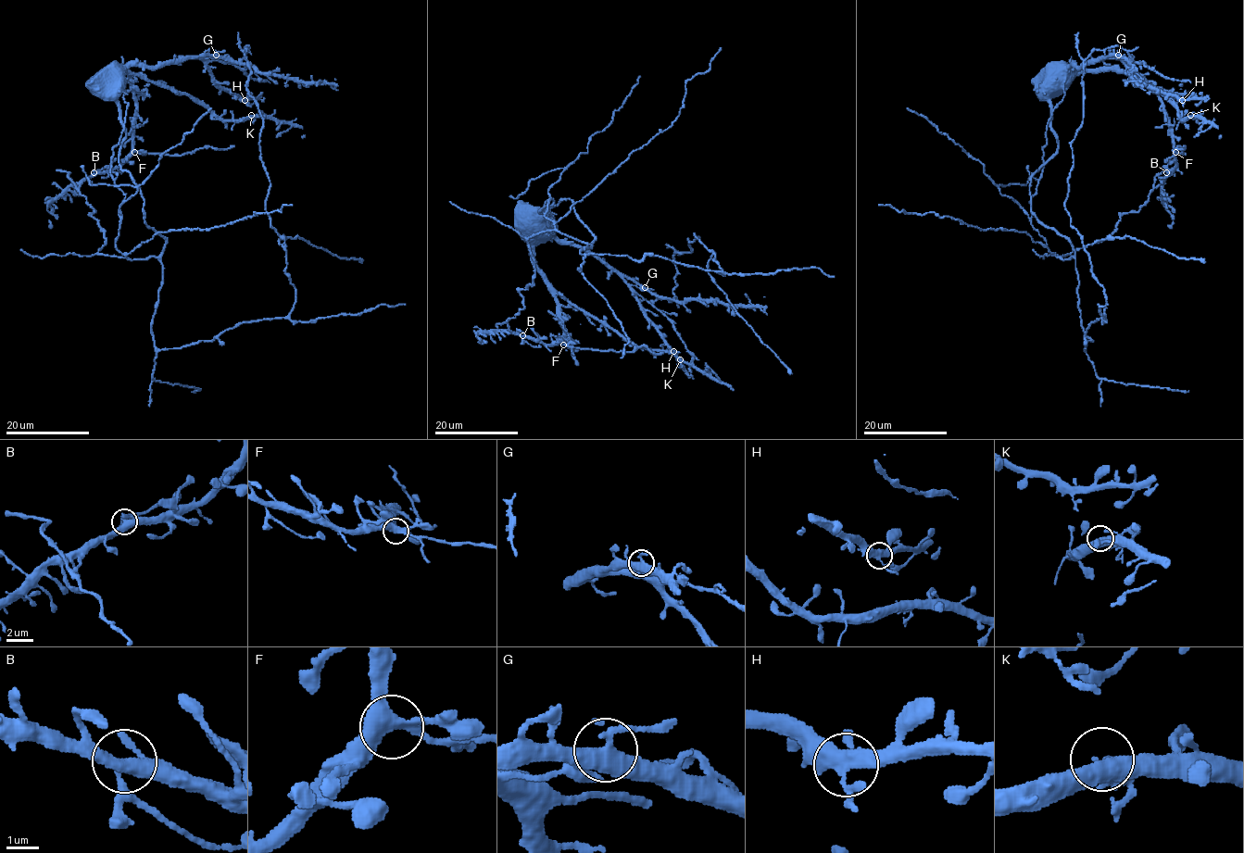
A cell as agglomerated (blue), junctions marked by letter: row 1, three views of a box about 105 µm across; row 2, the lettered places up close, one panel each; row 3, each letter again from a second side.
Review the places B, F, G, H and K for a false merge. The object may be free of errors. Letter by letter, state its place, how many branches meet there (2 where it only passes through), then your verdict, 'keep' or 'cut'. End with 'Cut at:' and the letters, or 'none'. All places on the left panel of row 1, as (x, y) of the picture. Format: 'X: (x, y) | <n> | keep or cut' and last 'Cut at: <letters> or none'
B: (94, 172) | 4 | keep
F: (134, 152) | 4 | cut
G: (216, 55) | 4 | keep
H: (245, 100) | 4 | keep
K: (251, 115) | 4 | keep
Cut at: F

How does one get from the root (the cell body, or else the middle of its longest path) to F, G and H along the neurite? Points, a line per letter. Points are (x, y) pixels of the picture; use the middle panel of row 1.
F: (542, 230), (546, 234), (534, 247), (534, 259), (558, 306), (558, 316), (565, 332), (563, 345)
G: (542, 230), (589, 250), (645, 287)
H: (542, 230), (589, 250), (608, 263), (625, 282), (647, 319), (673, 351)

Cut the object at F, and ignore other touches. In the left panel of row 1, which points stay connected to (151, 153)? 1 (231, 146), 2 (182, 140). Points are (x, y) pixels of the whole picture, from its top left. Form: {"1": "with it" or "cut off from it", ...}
{"1": "with it", "2": "cut off from it"}

